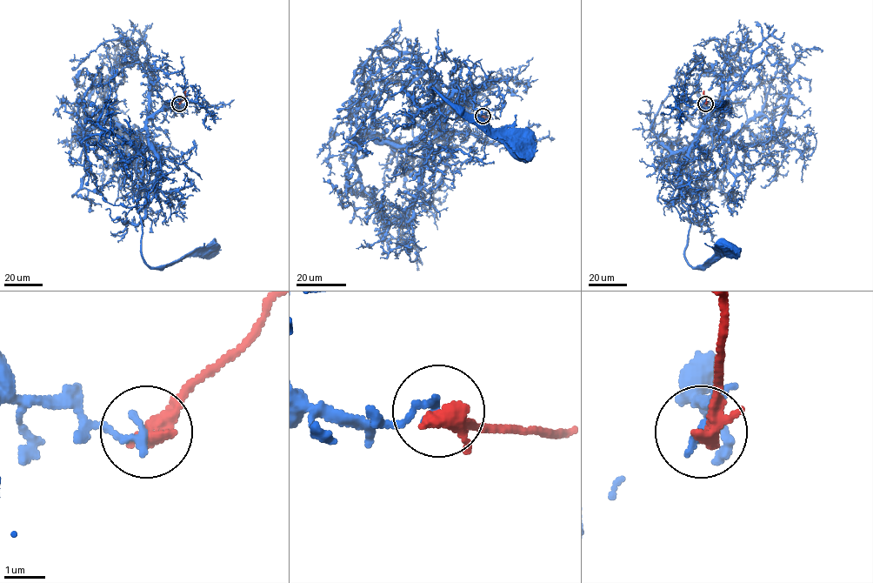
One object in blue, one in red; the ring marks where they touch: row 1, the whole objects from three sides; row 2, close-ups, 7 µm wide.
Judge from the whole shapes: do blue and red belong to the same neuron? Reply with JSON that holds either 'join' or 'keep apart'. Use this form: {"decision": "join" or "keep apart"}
{"decision": "keep apart"}

